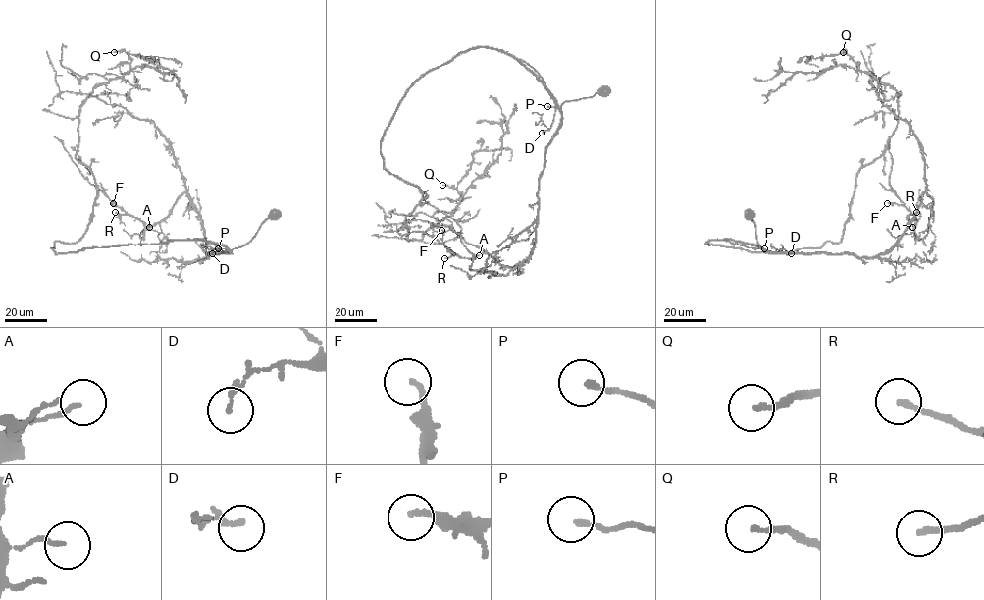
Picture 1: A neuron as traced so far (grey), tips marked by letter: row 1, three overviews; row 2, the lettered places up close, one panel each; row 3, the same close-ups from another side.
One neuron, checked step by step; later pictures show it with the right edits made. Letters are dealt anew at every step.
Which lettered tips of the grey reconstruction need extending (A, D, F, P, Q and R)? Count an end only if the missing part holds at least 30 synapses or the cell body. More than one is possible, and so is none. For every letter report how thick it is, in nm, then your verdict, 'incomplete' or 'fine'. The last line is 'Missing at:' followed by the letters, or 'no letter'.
A: 130 nm thick; fine
D: 200 nm thick; fine
F: 160 nm thick; fine
P: 170 nm thick; fine
Q: 170 nm thick; fine
R: 190 nm thick; incomplete
Missing at: R

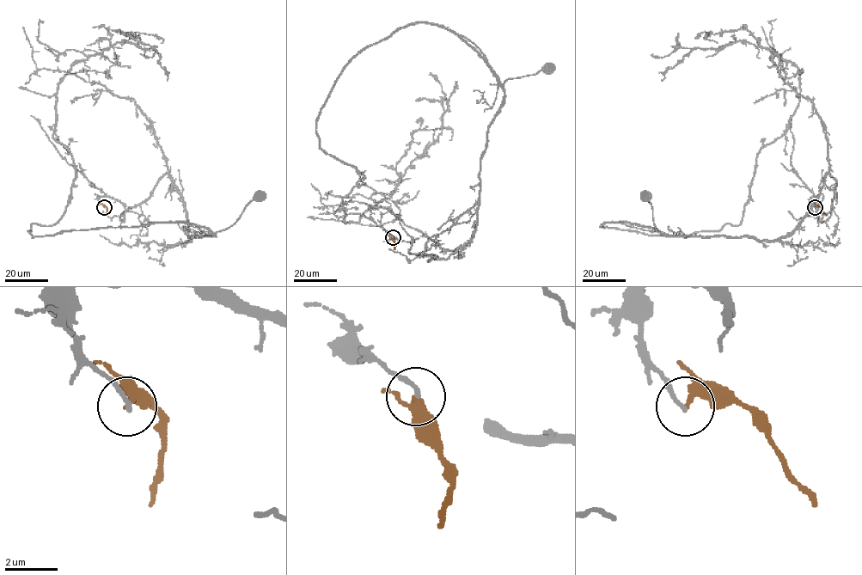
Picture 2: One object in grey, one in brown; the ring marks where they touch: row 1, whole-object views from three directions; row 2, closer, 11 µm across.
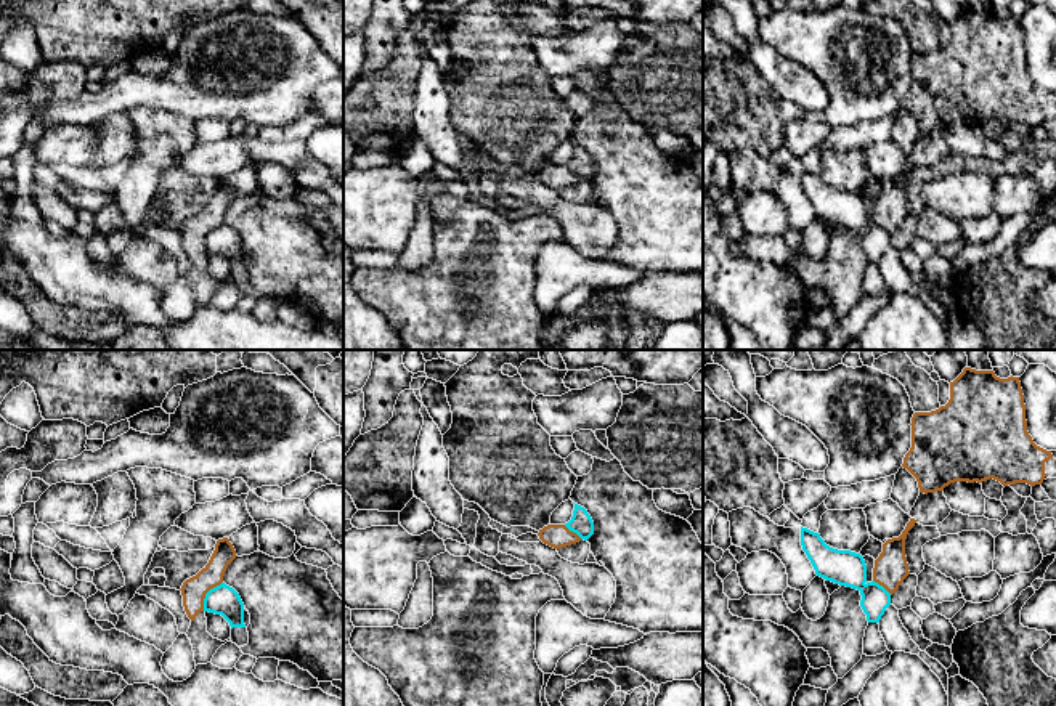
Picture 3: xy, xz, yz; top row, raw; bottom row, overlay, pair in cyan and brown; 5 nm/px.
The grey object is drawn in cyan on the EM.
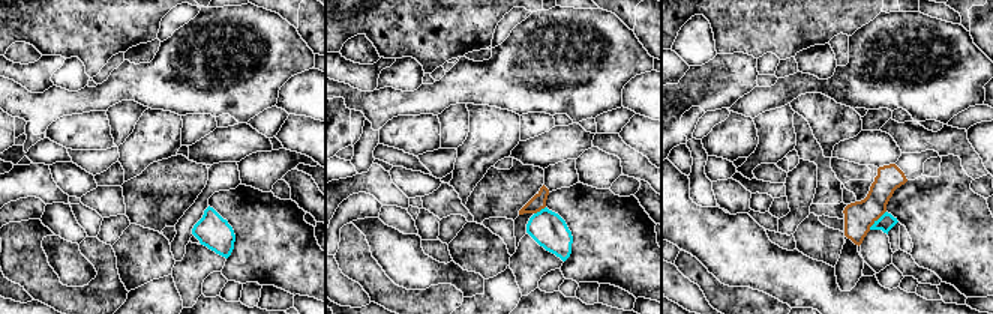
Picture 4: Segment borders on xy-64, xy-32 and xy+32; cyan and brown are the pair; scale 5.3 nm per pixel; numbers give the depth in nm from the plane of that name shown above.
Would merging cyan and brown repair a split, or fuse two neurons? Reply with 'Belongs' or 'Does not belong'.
Does not belong

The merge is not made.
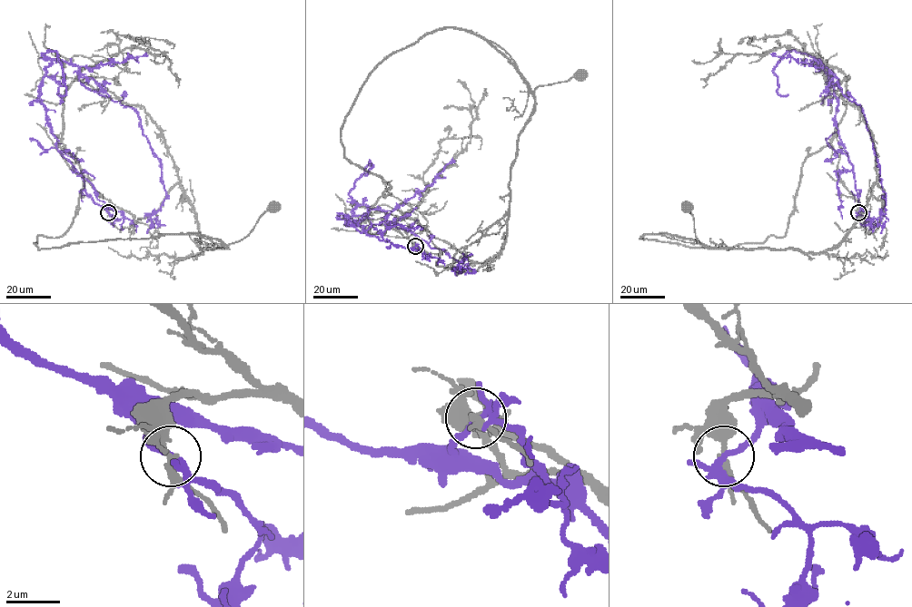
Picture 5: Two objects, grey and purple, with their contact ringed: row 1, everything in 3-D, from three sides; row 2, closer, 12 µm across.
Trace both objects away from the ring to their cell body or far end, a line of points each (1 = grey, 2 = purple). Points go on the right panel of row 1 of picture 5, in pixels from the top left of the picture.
1: (858, 212), (872, 233), (885, 192), (876, 183), (837, 245), (801, 252), (704, 247), (687, 207)
2: (858, 212), (853, 166), (835, 120), (834, 85), (817, 60), (861, 106), (885, 193), (877, 221), (880, 233)

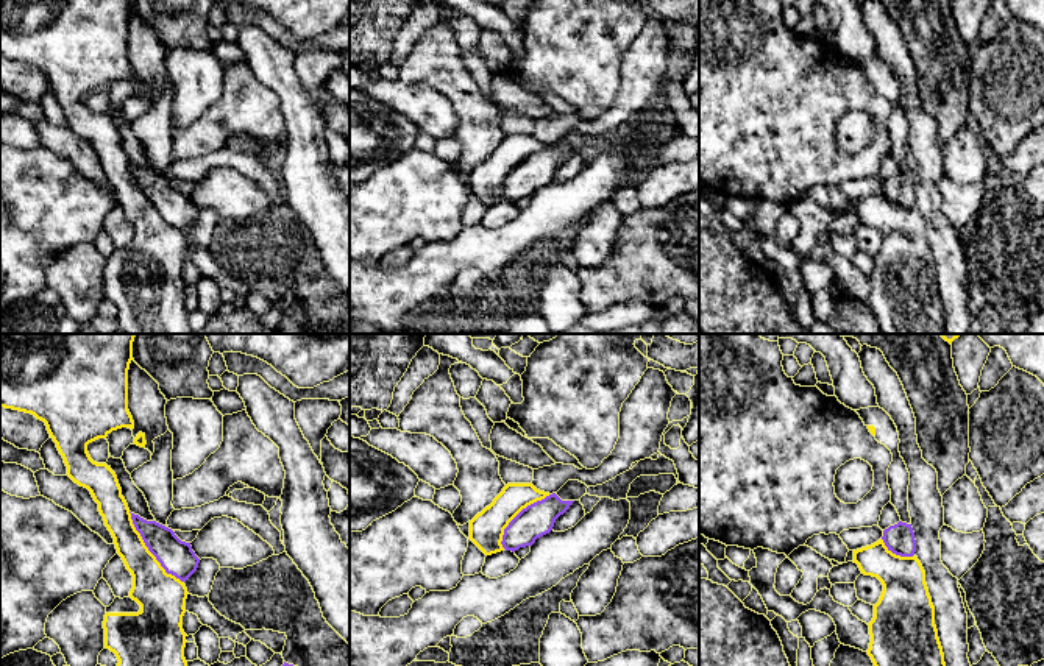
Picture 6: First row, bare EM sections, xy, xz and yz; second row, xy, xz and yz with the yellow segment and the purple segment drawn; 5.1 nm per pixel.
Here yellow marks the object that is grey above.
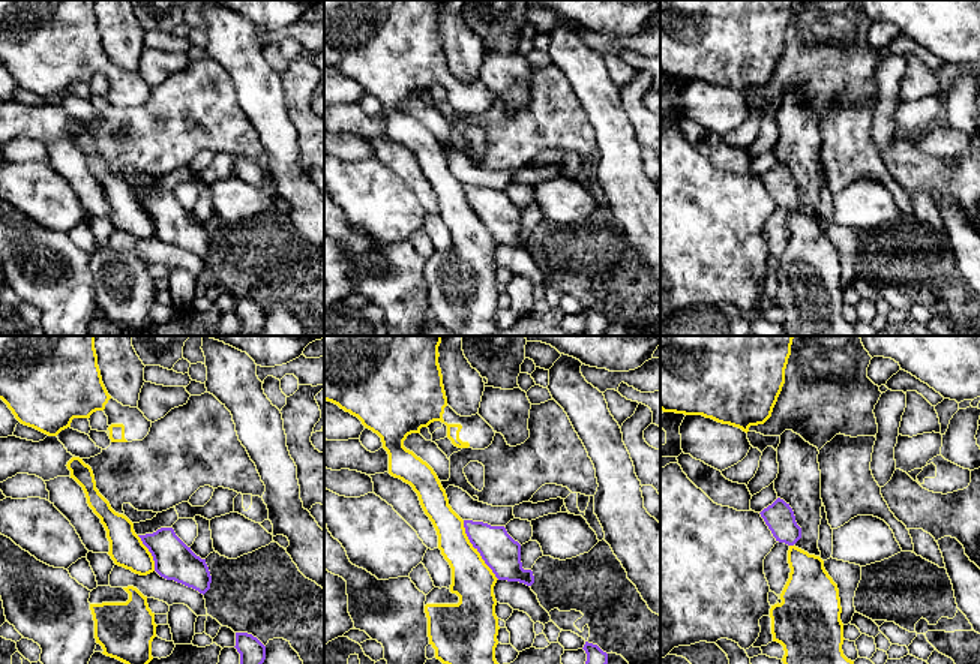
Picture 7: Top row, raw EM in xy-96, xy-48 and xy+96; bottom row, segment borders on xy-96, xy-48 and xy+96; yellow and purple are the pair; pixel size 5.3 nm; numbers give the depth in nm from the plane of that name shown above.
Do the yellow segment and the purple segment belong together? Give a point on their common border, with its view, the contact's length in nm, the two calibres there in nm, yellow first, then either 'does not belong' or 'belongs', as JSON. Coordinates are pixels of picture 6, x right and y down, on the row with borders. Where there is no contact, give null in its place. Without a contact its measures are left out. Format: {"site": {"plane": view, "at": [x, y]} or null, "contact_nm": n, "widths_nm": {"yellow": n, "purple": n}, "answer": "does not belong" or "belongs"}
{"site": {"plane": "xy", "at": [149, 551]}, "contact_nm": 460, "widths_nm": {"yellow": 240, "purple": 180}, "answer": "does not belong"}

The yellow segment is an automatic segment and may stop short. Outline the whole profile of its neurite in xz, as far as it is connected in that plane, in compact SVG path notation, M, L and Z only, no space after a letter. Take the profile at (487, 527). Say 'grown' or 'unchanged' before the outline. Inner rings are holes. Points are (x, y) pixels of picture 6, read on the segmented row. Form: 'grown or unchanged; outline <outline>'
unchanged; outline M507 484L493 502L470 521L470 540L485 554L504 551L504 529L527 505L545 499L549 493L532 484Z

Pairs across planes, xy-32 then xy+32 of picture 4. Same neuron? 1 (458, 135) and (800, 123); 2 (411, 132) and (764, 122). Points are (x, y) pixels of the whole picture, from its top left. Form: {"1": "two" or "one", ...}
{"1": "two", "2": "two"}

